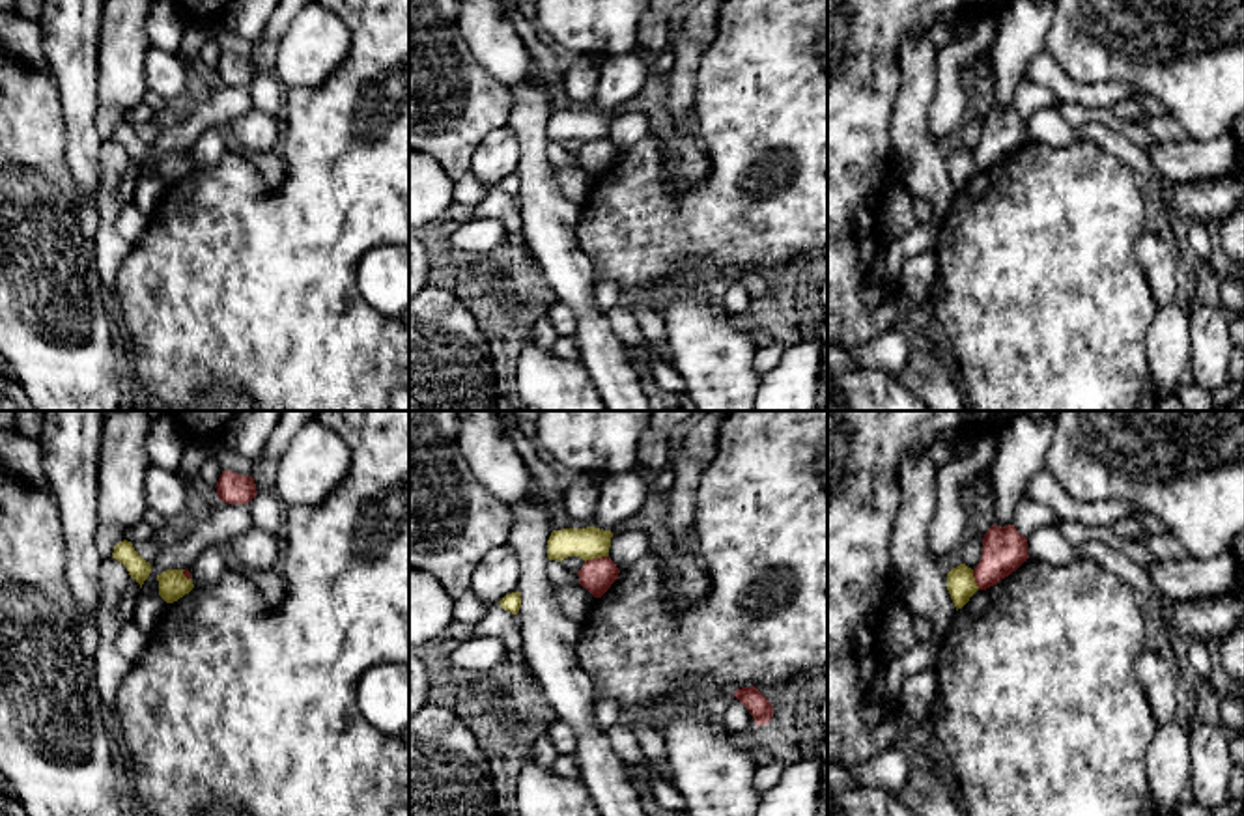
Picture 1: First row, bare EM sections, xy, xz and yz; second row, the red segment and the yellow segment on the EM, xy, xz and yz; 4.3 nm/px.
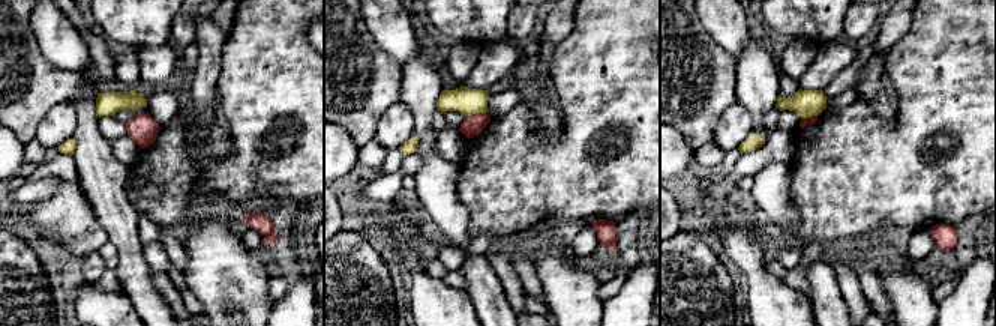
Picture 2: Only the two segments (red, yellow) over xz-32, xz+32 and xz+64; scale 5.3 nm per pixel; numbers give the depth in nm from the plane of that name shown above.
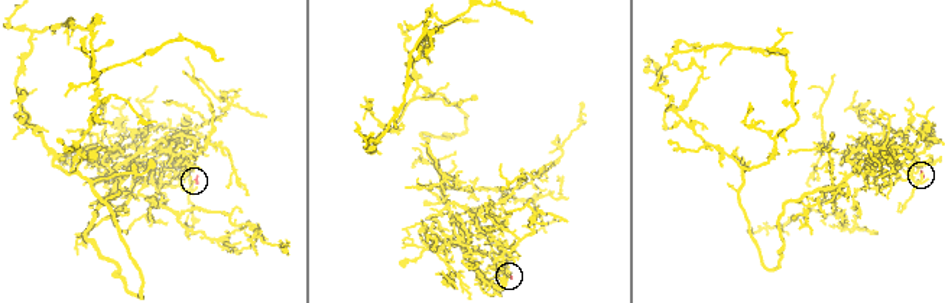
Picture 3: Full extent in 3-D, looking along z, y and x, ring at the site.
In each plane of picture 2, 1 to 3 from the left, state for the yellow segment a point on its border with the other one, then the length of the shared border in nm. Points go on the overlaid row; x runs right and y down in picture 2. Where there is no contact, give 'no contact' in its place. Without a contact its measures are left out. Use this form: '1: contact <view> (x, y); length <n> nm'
1: no contact
2: contact xz+32 (474, 114); length 110 nm
3: contact xz+64 (809, 117); length 90 nm

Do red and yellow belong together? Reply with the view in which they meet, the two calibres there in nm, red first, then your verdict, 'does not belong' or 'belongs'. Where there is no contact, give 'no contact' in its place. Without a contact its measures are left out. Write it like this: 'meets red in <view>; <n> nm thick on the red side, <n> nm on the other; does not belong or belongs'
meets red in xz; 150 nm thick on the red side, 140 nm on the other; does not belong

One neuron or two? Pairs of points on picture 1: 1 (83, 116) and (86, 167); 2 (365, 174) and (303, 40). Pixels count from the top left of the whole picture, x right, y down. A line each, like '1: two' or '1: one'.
1: one
2: two

